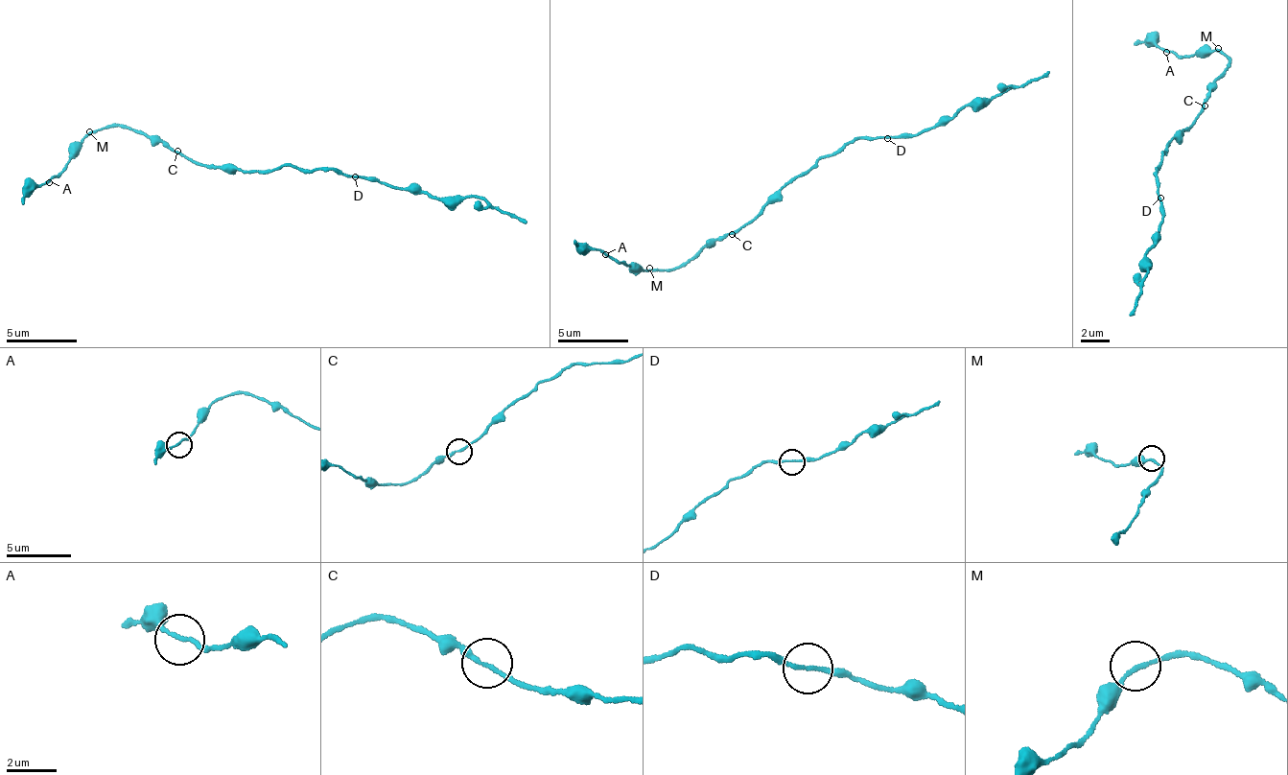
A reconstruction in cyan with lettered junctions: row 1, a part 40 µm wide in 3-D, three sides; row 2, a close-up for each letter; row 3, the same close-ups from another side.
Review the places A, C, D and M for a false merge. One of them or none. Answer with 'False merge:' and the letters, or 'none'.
False merge: none

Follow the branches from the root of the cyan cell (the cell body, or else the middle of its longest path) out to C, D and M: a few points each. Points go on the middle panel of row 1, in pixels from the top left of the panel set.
C: (794, 181), (787, 182), (774, 193), (740, 230), (732, 234)
D: (794, 181), (805, 176), (819, 160), (832, 155), (843, 145), (856, 140), (887, 138)
M: (794, 181), (774, 193), (751, 220), (701, 247), (684, 264), (649, 268)

